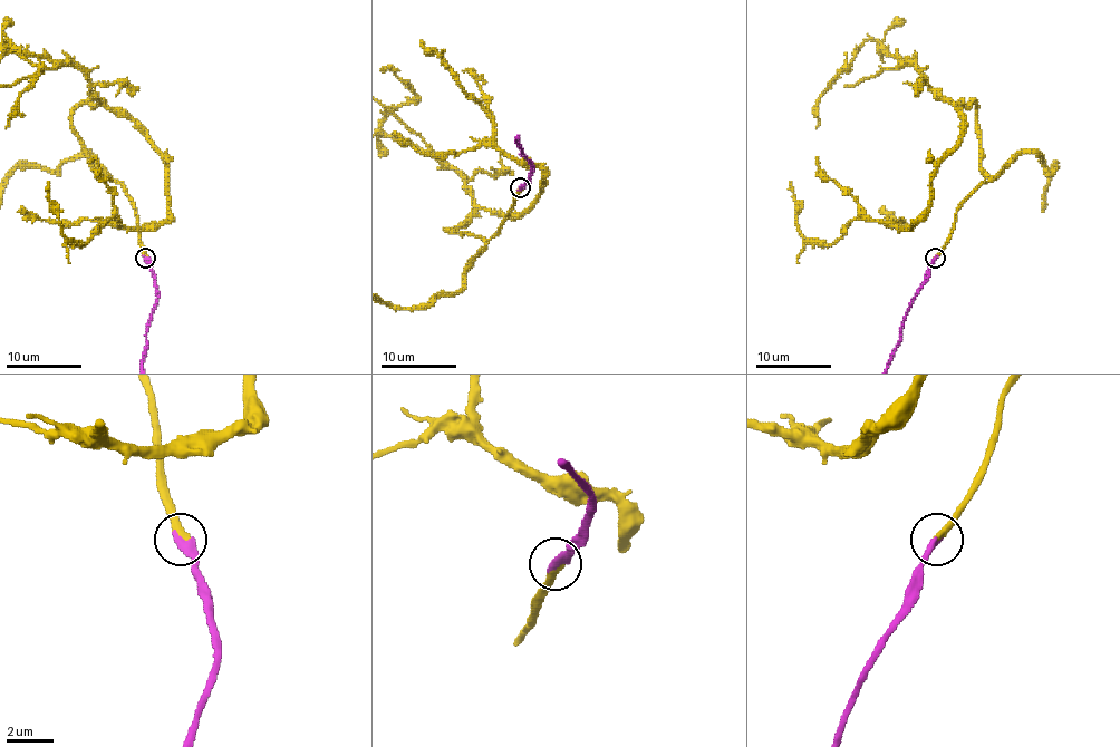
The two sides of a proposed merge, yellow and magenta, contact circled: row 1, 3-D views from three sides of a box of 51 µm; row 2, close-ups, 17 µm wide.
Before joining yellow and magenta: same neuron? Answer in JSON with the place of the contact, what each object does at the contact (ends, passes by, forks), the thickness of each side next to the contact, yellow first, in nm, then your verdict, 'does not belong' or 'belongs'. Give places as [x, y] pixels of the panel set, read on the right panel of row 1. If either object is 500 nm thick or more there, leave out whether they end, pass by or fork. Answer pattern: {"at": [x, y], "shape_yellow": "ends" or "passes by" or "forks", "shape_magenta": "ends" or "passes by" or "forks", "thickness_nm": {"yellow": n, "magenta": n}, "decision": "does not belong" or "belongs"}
{"at": [935, 258], "shape_yellow": "ends", "shape_magenta": "ends", "thickness_nm": {"yellow": 320, "magenta": 420}, "decision": "does not belong"}

